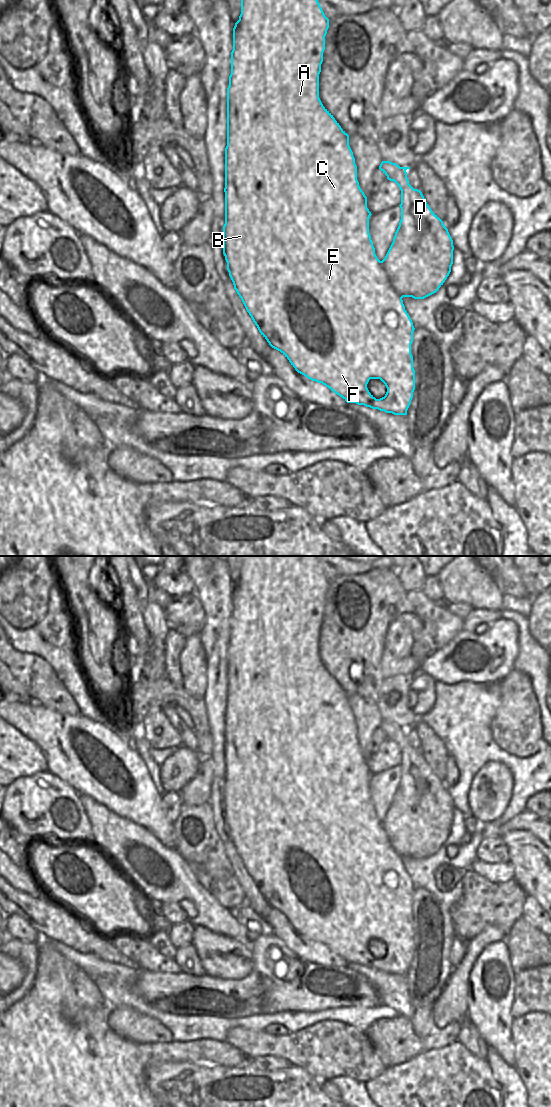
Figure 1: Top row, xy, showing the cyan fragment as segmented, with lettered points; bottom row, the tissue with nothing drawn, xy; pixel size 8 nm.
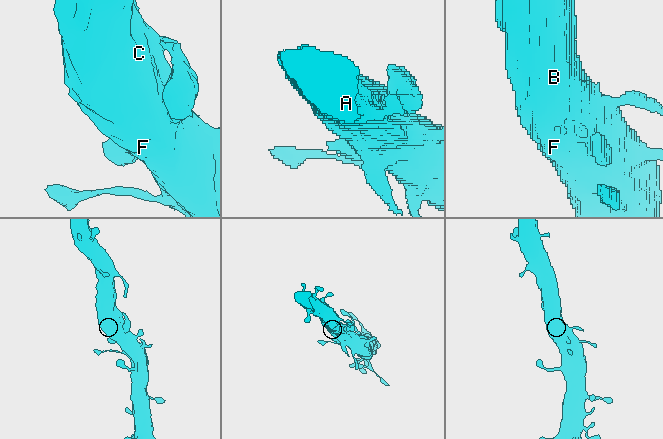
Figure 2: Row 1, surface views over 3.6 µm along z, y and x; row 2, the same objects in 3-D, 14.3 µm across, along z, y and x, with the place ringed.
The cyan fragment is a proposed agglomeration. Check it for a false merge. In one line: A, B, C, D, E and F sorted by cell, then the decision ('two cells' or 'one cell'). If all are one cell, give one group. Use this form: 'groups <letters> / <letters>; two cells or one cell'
groups A B C D E F; one cell

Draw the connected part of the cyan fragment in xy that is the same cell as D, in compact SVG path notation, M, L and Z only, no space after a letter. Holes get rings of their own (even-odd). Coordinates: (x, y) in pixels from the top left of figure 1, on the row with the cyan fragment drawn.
M241 0L241 14L239 20L235 23L233 28L233 50L231 52L231 74L229 76L229 86L227 88L227 146L225 148L225 224L223 226L223 254L227 262L227 270L233 282L234 289L241 298L247 312L251 316L253 322L257 326L261 335L267 340L269 345L280 351L295 368L295 370L312 381L322 383L331 391L342 397L347 403L356 403L364 405L372 409L378 409L386 413L394 415L407 415L407 410L413 398L415 390L415 370L413 368L413 356L411 354L411 344L413 342L413 332L415 330L413 322L405 310L403 304L403 297L412 297L414 299L424 299L434 293L443 285L451 272L453 264L453 240L448 232L448 229L443 224L443 221L431 210L427 204L422 192L414 189L407 178L407 169L410 167L400 167L396 163L390 161L382 161L379 169L387 176L387 179L394 181L401 190L401 220L395 232L393 242L385 256L380 261L376 254L371 236L369 234L369 218L372 215L367 208L367 197L359 186L357 180L357 166L353 152L349 146L349 135L341 128L339 123L335 120L333 115L323 106L319 98L319 74L321 72L321 64L323 62L323 52L325 50L325 36L329 28L329 19L325 16L318 0ZM370 379L380 379L386 386L387 392L384 397L376 399L368 390L367 384Z

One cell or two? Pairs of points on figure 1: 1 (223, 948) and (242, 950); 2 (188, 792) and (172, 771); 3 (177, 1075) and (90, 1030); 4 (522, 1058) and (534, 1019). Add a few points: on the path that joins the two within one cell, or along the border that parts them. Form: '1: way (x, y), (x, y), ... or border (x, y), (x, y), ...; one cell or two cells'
1: way (228, 948), (237, 948); one cell
2: border (198, 768), (195, 775), (178, 792); two cells
3: border (180, 1061), (151, 1066), (147, 1072), (148, 1087); two cells
4: way (532, 1048), (534, 1046), (534, 1029); one cell

